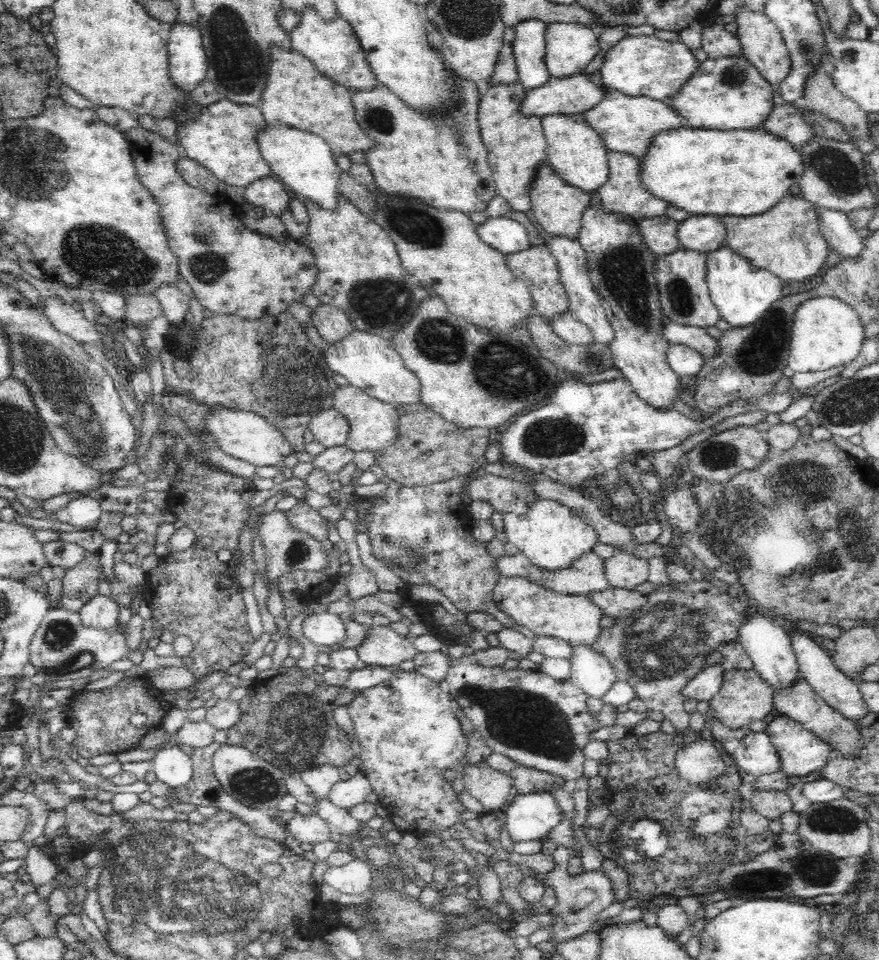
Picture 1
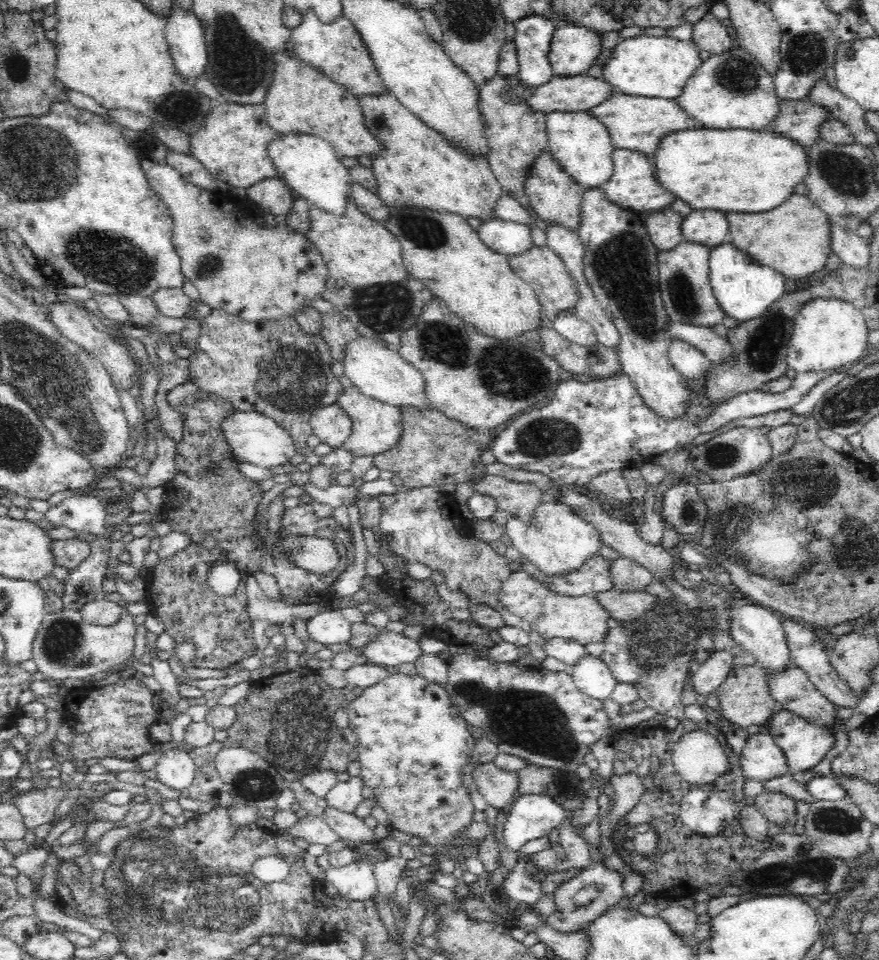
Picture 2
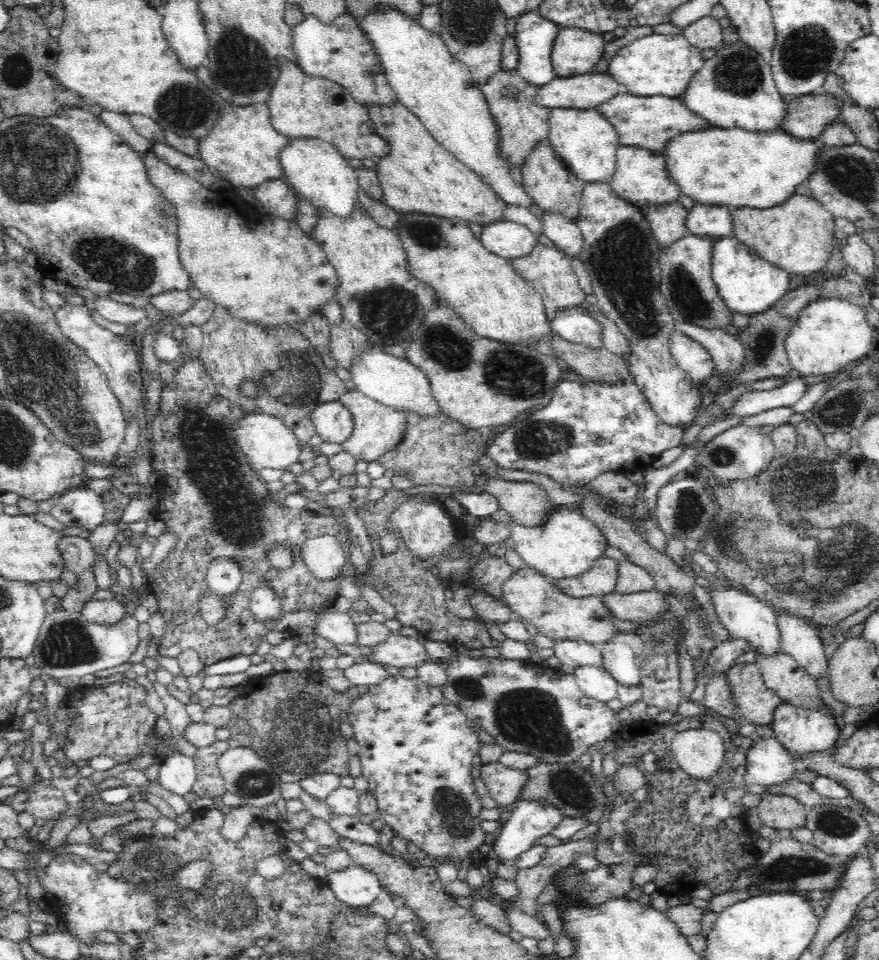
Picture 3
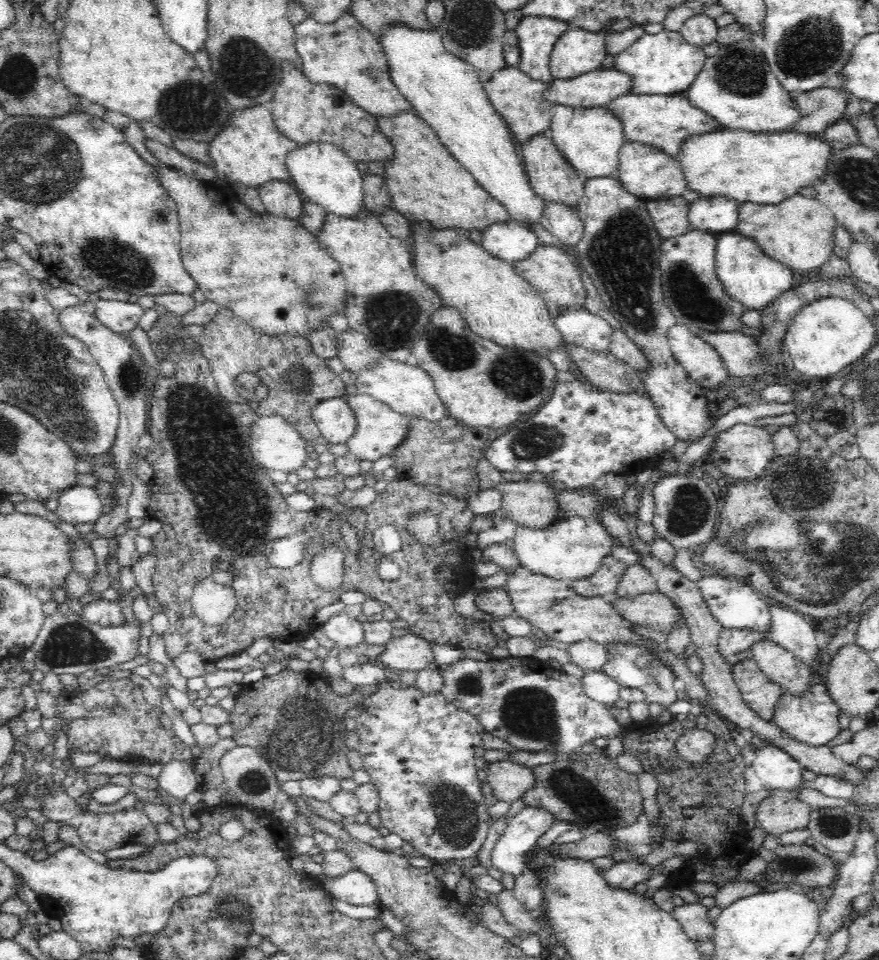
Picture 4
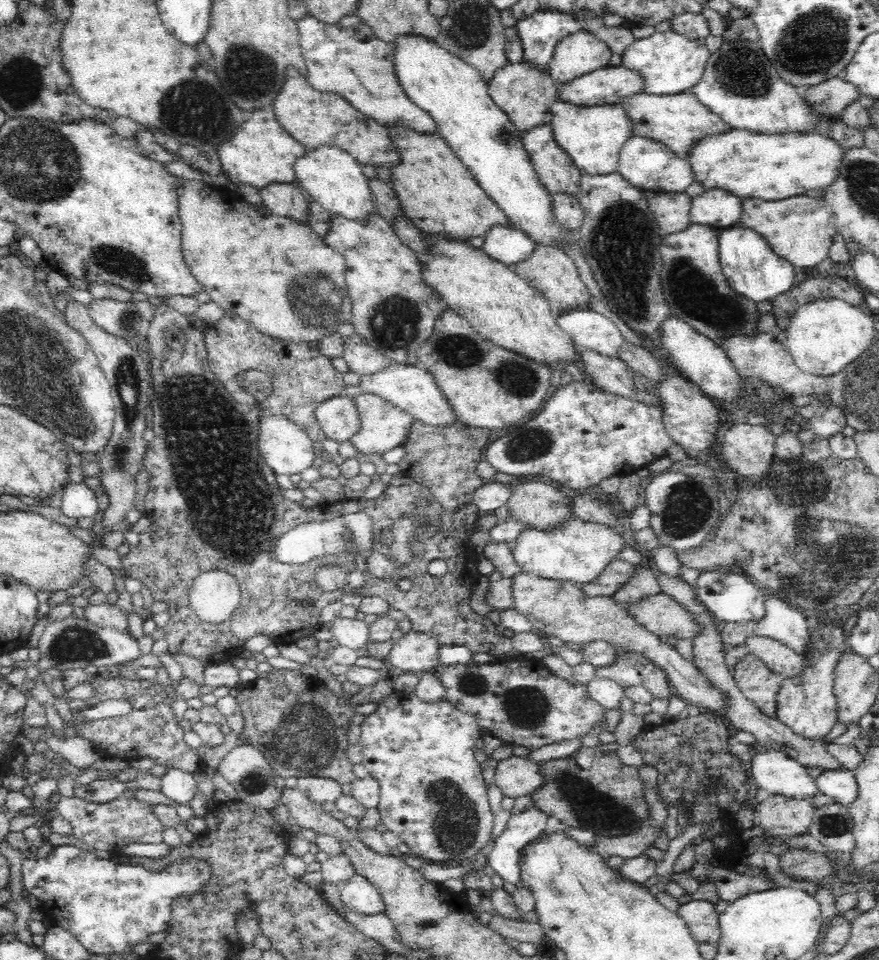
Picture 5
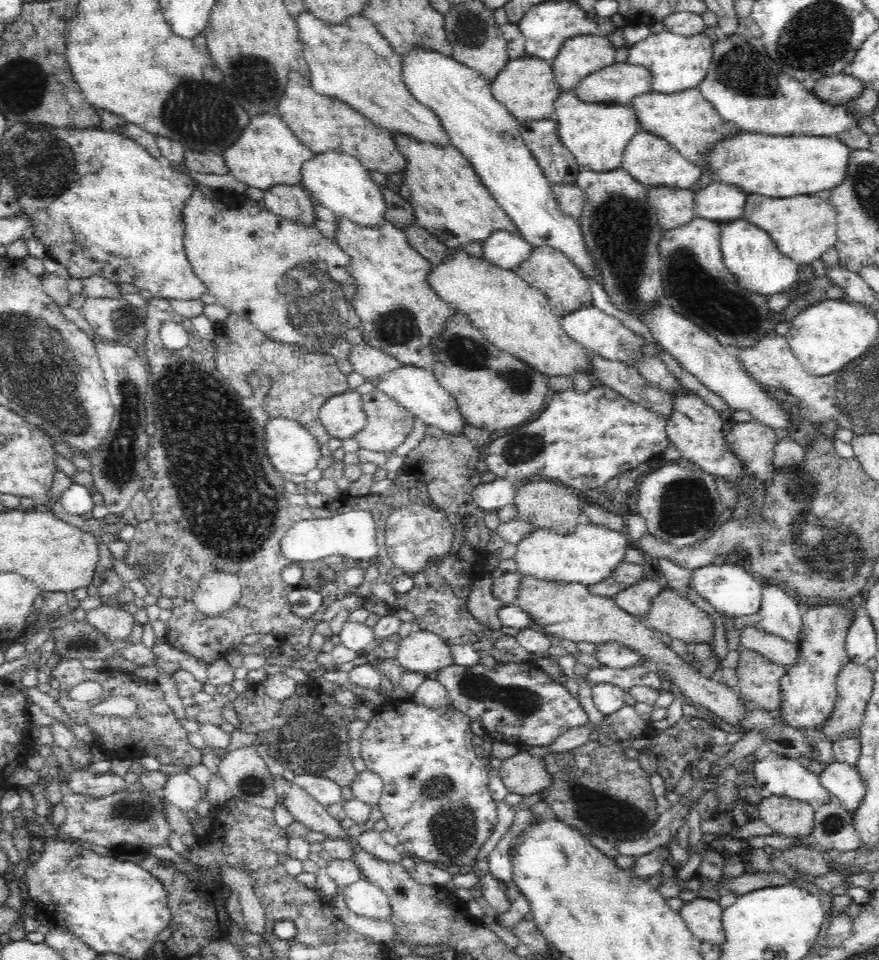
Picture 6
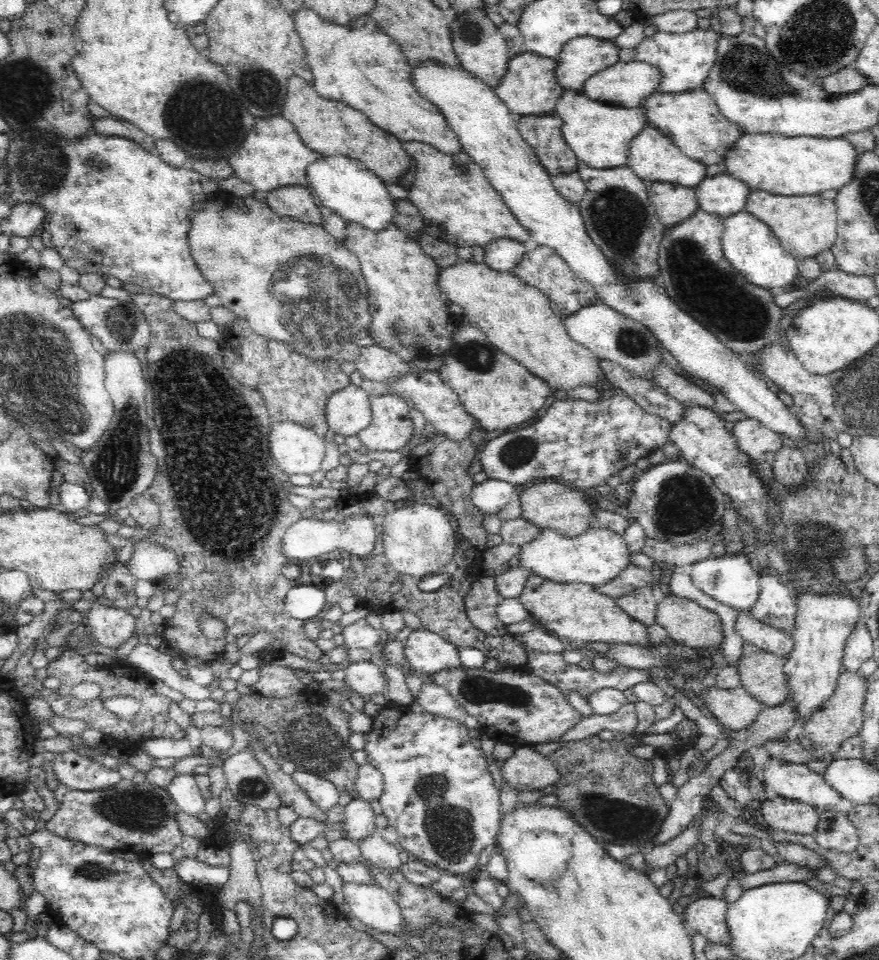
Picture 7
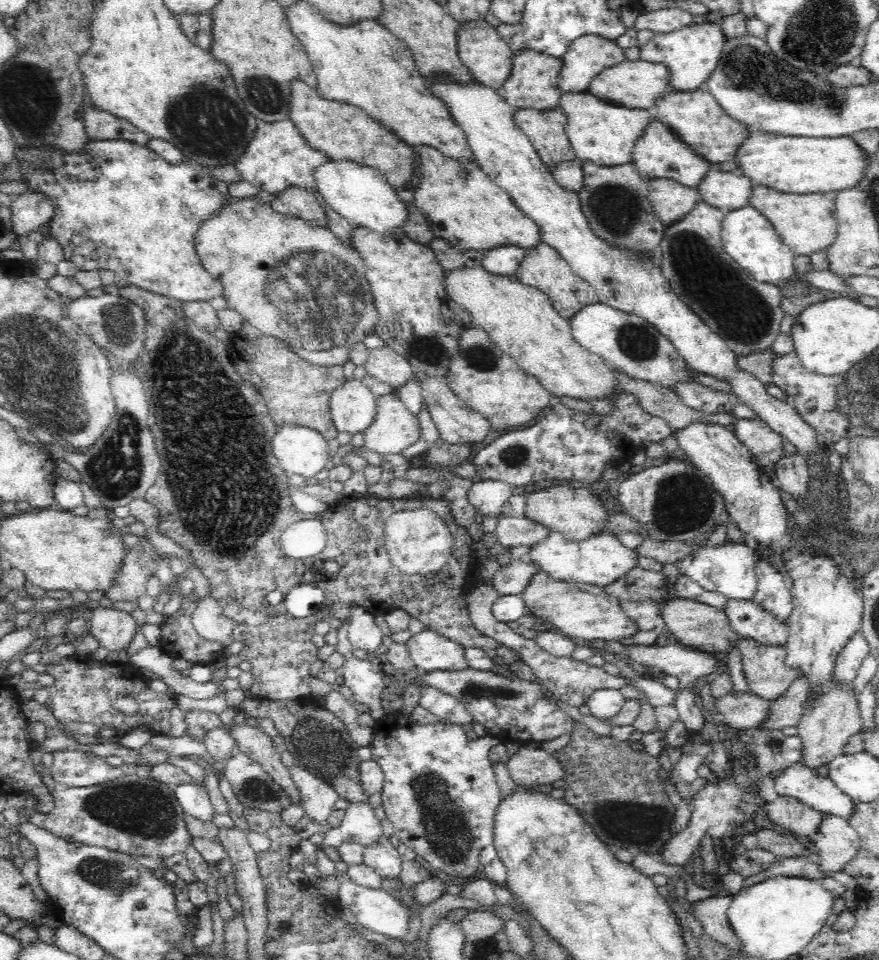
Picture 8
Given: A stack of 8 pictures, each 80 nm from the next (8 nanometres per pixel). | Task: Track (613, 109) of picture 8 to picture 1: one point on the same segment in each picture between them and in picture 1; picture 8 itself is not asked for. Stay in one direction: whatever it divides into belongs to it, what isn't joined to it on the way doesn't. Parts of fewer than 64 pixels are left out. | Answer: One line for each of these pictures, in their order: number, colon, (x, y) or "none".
1: (574, 150)
2: (578, 143)
3: (584, 140)
4: (590, 139)
5: (593, 137)
6: (596, 134)
7: (599, 134)

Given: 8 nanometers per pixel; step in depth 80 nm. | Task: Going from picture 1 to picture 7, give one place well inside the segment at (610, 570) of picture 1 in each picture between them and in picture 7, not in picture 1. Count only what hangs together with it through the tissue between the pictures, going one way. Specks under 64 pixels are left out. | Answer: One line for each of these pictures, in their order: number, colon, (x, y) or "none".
2: (627, 575)
3: (632, 578)
4: (636, 578)
5: (643, 582)
6: (635, 599)
7: (640, 604)

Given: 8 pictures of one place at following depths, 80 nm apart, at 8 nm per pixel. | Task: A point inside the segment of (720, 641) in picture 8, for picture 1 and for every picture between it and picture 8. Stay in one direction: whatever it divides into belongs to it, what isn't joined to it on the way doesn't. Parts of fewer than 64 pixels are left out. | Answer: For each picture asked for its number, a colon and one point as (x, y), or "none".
1: (616, 602)
2: (623, 606)
3: (639, 607)
4: (655, 610)
5: (661, 614)
6: (670, 613)
7: (688, 623)

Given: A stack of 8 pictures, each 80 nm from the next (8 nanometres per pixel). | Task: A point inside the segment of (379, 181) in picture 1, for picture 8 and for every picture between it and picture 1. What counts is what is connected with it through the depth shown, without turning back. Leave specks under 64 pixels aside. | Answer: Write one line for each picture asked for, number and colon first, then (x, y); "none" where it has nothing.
2: (418, 166)
3: (418, 175)
4: (425, 183)
5: (438, 194)
6: (450, 203)
7: (457, 204)
8: (464, 207)

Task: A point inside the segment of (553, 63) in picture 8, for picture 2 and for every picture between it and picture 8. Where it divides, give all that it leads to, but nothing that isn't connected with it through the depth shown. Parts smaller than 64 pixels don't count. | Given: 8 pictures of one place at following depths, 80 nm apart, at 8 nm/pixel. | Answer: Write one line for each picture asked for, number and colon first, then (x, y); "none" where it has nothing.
2: (516, 136)
3: (522, 124)
4: (518, 99)
5: (526, 94)
6: (526, 86)
7: (529, 87)

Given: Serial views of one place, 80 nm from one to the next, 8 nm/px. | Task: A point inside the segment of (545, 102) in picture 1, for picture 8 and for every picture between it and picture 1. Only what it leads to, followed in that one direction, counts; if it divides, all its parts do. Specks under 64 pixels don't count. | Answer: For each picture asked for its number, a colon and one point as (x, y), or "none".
2: (582, 92)
3: (587, 91)
4: (594, 89)
5: (609, 85)
6: (619, 83)
7: (625, 83)
8: (635, 84)

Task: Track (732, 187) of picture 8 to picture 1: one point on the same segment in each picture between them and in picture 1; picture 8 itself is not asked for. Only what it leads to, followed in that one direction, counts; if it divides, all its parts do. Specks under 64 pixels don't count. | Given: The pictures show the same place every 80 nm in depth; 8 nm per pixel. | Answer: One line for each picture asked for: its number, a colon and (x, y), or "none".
1: (705, 234)
2: (710, 228)
3: (715, 222)
4: (718, 216)
5: (719, 209)
6: (717, 202)
7: (721, 195)

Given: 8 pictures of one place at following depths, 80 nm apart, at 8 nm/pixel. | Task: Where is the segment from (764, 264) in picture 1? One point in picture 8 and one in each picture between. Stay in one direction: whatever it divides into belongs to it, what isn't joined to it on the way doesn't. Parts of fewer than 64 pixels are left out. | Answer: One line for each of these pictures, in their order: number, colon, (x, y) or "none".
2: (794, 239)
3: (797, 236)
4: (799, 233)
5: (800, 229)
6: (804, 227)
7: (805, 225)
8: (806, 223)

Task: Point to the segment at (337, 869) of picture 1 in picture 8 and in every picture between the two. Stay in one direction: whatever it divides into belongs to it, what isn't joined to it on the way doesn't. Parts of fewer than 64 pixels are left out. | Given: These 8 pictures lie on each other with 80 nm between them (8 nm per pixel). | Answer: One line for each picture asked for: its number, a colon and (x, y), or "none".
2: (355, 881)
3: (356, 886)
4: (356, 887)
5: (358, 894)
6: (365, 899)
7: (373, 906)
8: (377, 909)

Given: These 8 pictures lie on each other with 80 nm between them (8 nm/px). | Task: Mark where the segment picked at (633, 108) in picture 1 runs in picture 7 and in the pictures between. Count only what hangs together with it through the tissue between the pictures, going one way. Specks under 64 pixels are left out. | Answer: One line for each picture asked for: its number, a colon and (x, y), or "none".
2: (633, 123)
3: (648, 122)
4: (662, 122)
5: (677, 121)
6: (685, 120)
7: (691, 120)

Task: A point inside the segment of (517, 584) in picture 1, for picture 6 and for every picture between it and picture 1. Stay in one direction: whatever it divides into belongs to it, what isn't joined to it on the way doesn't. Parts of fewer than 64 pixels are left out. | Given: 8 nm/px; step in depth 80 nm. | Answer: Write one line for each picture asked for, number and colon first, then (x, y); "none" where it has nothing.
2: (581, 619)
3: (533, 597)
4: (549, 604)
5: (556, 608)
6: (567, 611)

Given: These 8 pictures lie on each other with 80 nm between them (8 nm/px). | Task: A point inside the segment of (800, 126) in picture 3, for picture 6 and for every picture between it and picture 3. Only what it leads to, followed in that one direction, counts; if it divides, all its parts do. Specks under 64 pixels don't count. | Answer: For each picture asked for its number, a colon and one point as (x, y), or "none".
4: (819, 108)
5: (830, 97)
6: (841, 88)

